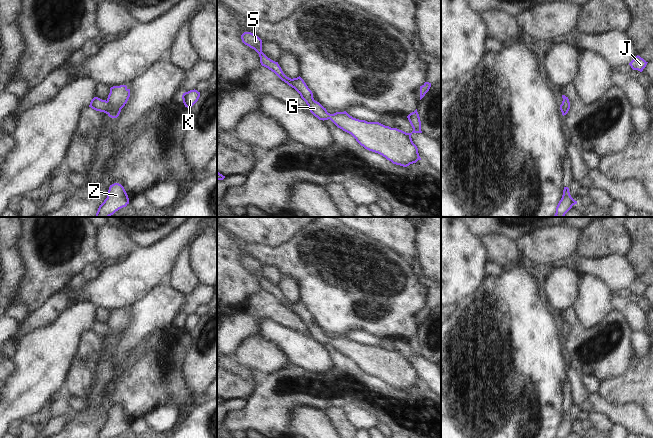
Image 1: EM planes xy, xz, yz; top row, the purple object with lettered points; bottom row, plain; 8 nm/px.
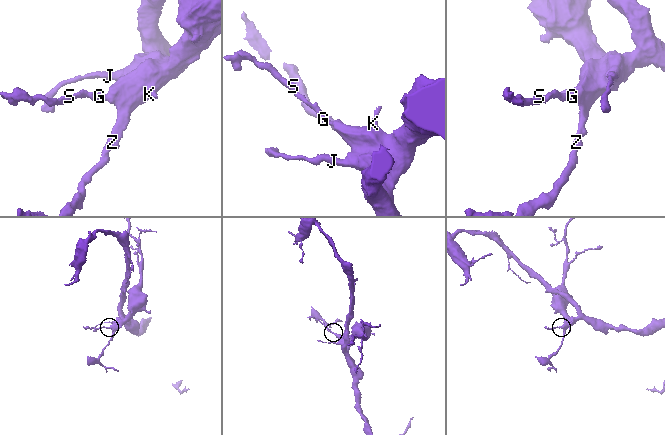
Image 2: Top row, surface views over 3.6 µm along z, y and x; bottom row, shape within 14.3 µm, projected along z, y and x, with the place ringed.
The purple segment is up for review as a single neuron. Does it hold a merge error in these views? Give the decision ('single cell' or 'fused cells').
single cell

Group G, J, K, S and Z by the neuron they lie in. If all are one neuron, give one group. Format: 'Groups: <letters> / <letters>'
Groups: G J K S Z

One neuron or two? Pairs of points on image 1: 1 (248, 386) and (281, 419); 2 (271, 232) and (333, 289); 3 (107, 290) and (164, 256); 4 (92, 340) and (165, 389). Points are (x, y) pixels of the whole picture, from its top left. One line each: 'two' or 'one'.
1: two
2: two
3: one
4: two

